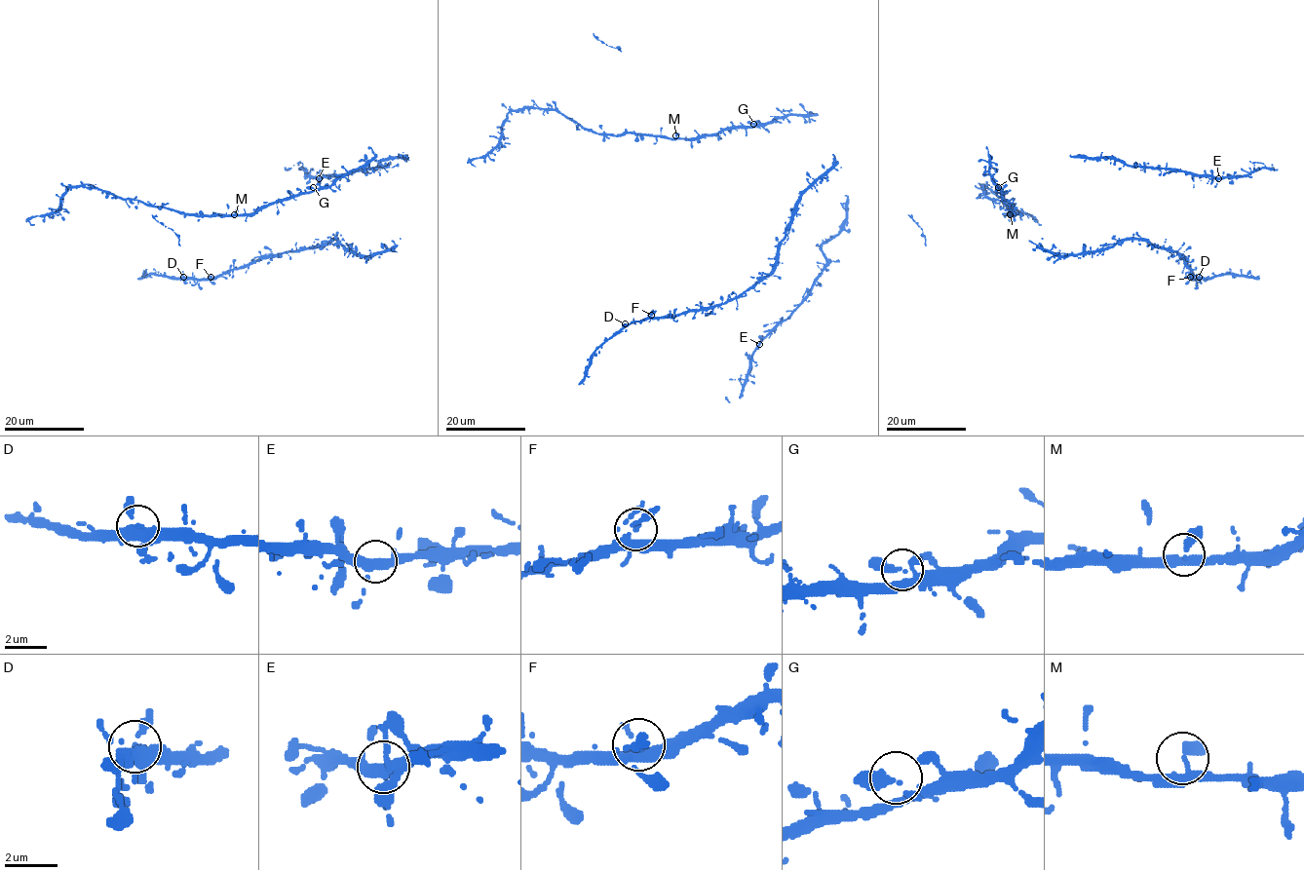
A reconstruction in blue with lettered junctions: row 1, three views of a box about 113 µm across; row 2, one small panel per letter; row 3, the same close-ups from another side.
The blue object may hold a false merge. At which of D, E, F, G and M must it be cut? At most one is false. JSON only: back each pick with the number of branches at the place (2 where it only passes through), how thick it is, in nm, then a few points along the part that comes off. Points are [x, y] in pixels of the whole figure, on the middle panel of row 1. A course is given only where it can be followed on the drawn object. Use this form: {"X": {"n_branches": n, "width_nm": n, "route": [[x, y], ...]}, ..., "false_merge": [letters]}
{"false_merge": []}

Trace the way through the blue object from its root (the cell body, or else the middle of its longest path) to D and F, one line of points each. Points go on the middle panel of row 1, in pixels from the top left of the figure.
D: (833, 154), (835, 163), (802, 195), (780, 245), (776, 266), (769, 274), (723, 303), (683, 314), (625, 323)
F: (833, 154), (835, 163), (802, 195), (780, 245), (776, 266), (769, 274), (723, 303), (673, 316), (651, 315)

